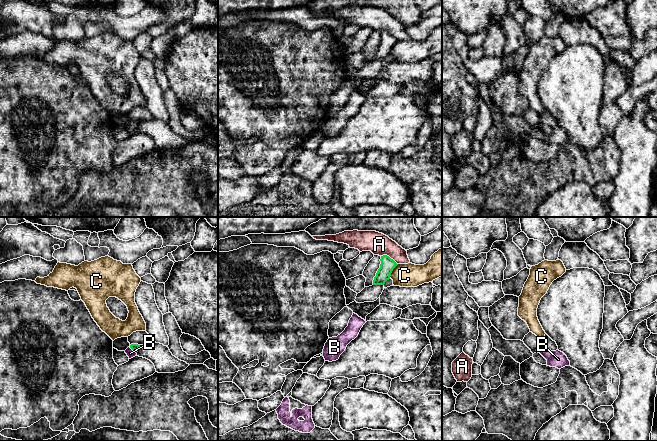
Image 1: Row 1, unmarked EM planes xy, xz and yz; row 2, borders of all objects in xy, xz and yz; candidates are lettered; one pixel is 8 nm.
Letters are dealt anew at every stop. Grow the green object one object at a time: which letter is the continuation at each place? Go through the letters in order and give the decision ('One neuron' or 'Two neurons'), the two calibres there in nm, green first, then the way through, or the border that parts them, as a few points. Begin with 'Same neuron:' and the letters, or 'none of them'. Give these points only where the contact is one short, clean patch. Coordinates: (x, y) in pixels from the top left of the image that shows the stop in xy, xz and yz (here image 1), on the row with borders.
Same neuron: B
A: Two neurons. Thickness 120 nm (green) against 180 nm. Boundary: xz (381, 255), (387, 255), (397, 264)
B: One neuron. Thickness 60 nm (green) against 70 nm. Path across: xy (134, 347), (133, 350), (130, 353)
C: Two neurons. Thickness 120 nm (green) against 190 nm. Boundary: xz (398, 264), (389, 277)

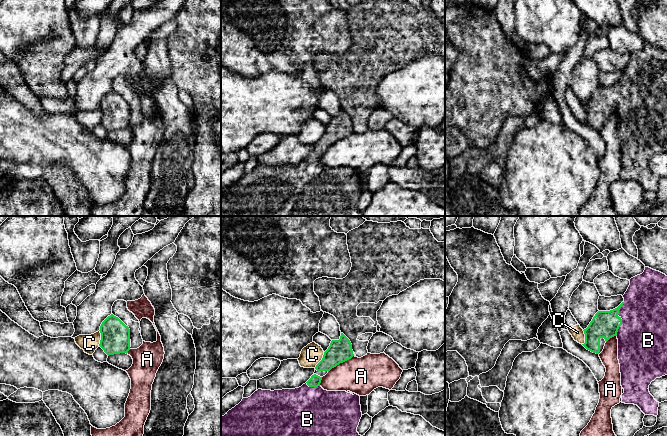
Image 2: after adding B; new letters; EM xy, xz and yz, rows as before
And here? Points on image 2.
Same neuron: B
A: Two neurons. Thickness 190 nm (green) against 300 nm. Boundary: xz (353, 355), (334, 366), (328, 372)
B: One neuron. Thickness 220 nm (green) against 400 nm
C: Two neurons. Thickness 190 nm (green) against 170 nm. Boundary: xz (324, 352), (321, 360), (314, 367)

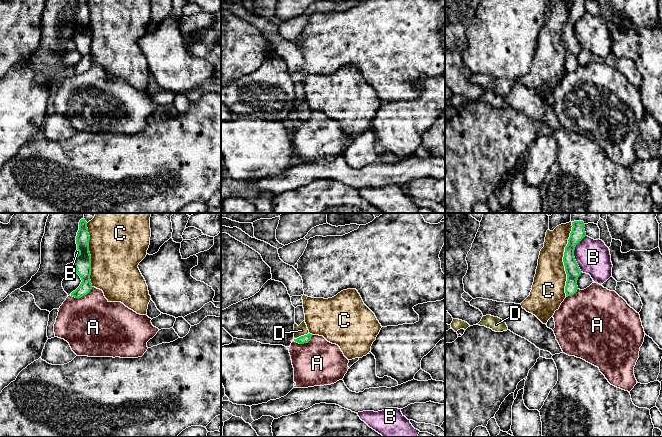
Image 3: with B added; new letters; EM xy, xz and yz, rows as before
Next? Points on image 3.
Same neuron: D
A: Two neurons. Thickness 130 nm (green) against 460 nm. Boundary: xy (92, 287), (86, 294), (80, 297), (70, 295)
B: Two neurons. Thickness 120 nm (green) against 280 nm
C: Two neurons. Thickness 120 nm (green) against 260 nm
D: One neuron. Thickness 60 nm (green) against 90 nm. Path across: xz (306, 338), (301, 336), (301, 330)

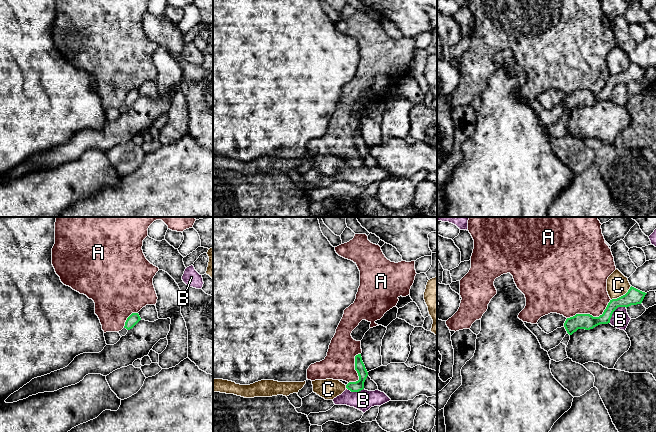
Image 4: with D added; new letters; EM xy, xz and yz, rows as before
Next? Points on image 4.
Same neuron: none of them
A: Two neurons. Thickness 130 nm (green) against 440 nm. Boundary: yz (610, 299), (604, 311), (598, 316), (575, 314), (567, 318)
B: Two neurons. Thickness 130 nm (green) against 150 nm. Boundary: yz (626, 307), (618, 307), (613, 312), (609, 322)
C: Two neurons. Thickness 130 nm (green) against 180 nm. Boundary: yz (631, 286), (624, 294), (611, 300)

